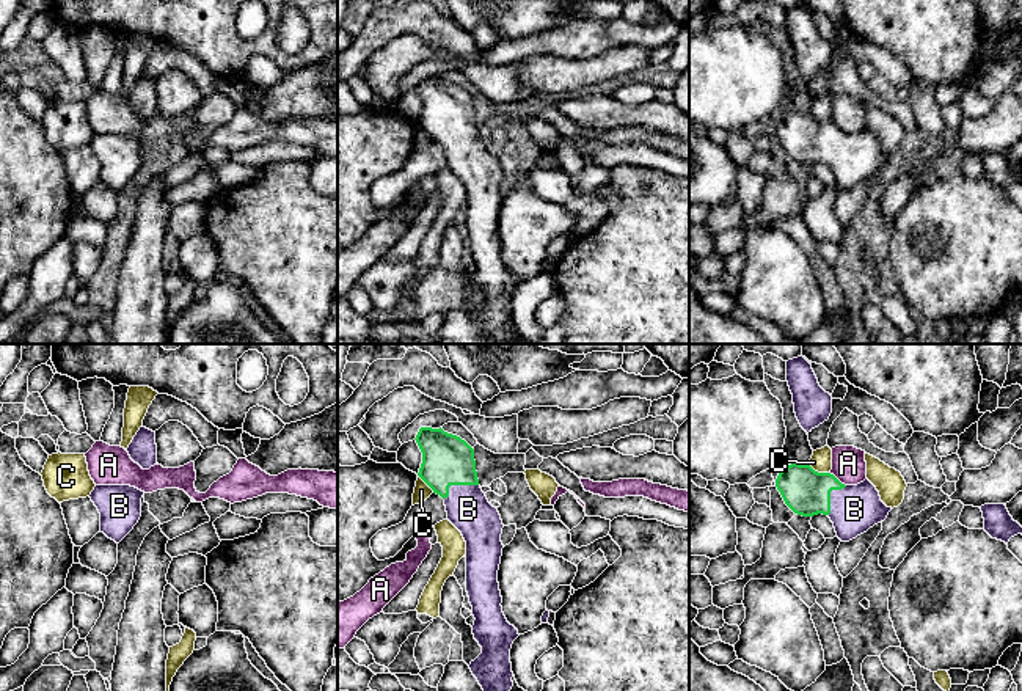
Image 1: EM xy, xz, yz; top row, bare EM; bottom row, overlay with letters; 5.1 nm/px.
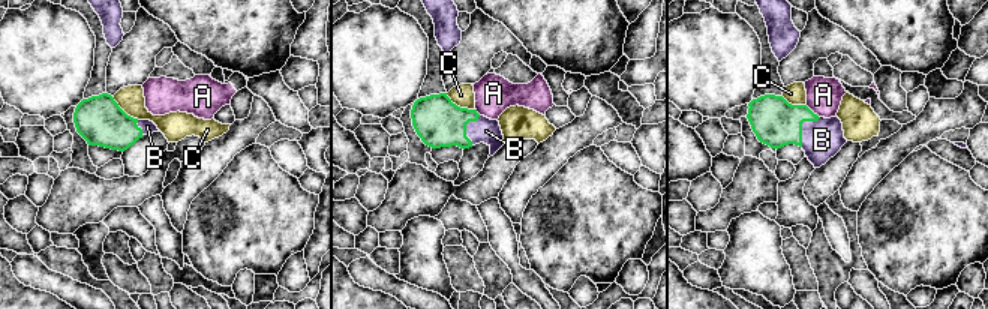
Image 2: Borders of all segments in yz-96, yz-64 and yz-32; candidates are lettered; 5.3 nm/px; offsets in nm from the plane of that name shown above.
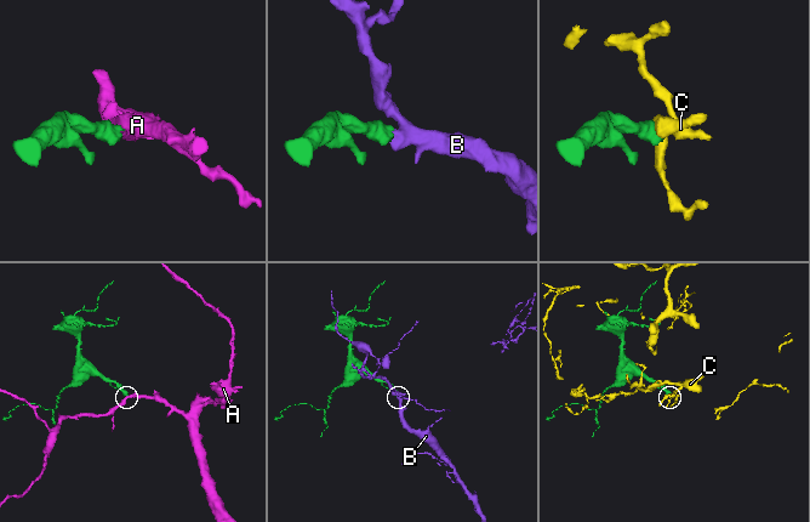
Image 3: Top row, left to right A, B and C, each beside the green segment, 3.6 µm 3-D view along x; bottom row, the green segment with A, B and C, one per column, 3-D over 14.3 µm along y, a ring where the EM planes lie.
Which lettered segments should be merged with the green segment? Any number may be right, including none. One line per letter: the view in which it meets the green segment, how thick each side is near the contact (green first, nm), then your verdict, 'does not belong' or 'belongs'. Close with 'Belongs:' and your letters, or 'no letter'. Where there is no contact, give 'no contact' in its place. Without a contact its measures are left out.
A: yz | 240/180 nm | does not belong
B: xz | 260/220 nm | belongs
C: yz | 240/110 nm | does not belong
Belongs: B

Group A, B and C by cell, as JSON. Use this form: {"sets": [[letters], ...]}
{"sets": [["A"], ["B"], ["C"]]}

